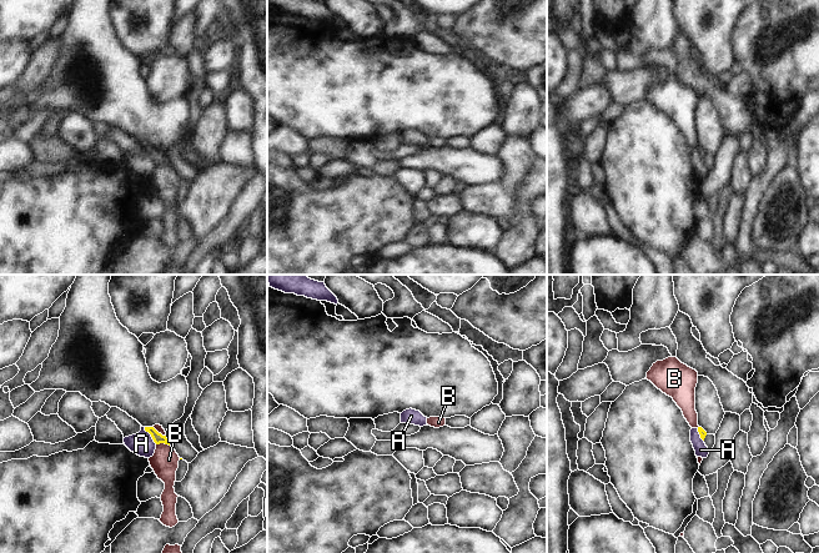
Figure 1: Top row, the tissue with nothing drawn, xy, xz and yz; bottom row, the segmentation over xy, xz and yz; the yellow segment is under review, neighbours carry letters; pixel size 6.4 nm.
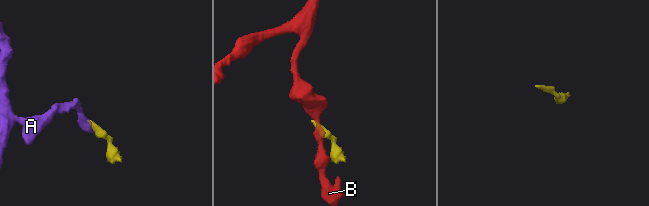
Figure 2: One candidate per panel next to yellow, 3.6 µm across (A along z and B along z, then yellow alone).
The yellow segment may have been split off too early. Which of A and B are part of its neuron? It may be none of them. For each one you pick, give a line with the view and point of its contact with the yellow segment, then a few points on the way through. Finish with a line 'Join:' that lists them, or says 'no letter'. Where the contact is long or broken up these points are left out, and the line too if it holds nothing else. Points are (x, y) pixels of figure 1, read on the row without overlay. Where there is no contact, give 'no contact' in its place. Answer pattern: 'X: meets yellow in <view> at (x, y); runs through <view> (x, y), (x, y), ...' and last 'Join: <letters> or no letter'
Join: no letter

